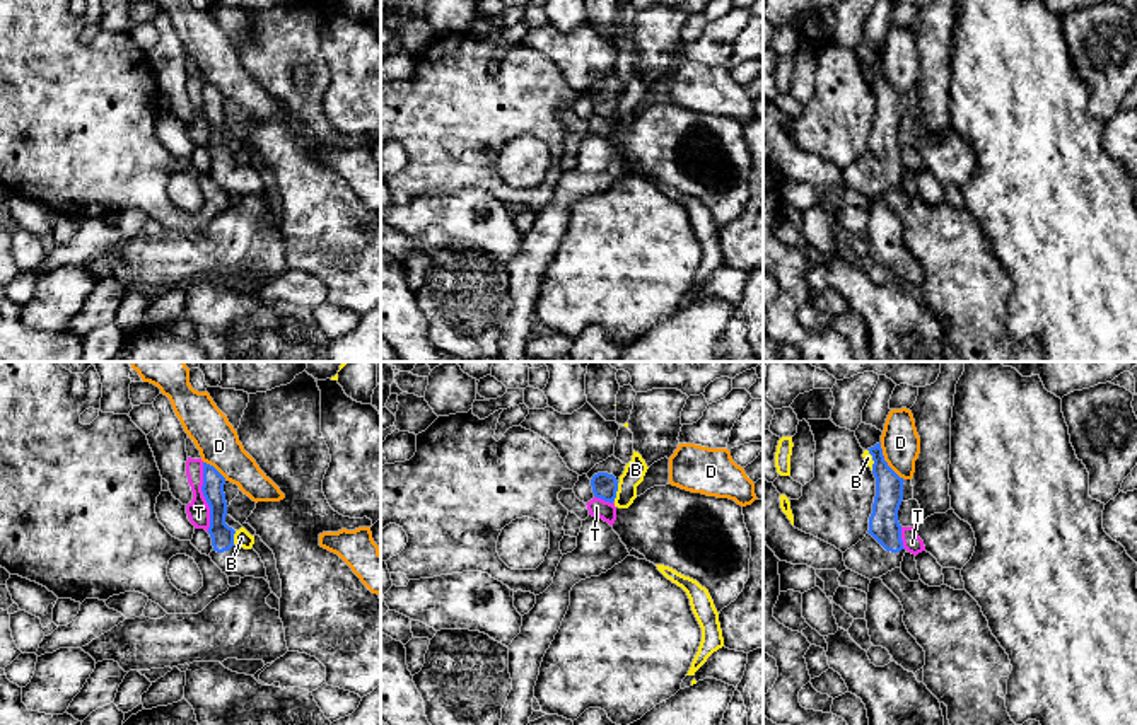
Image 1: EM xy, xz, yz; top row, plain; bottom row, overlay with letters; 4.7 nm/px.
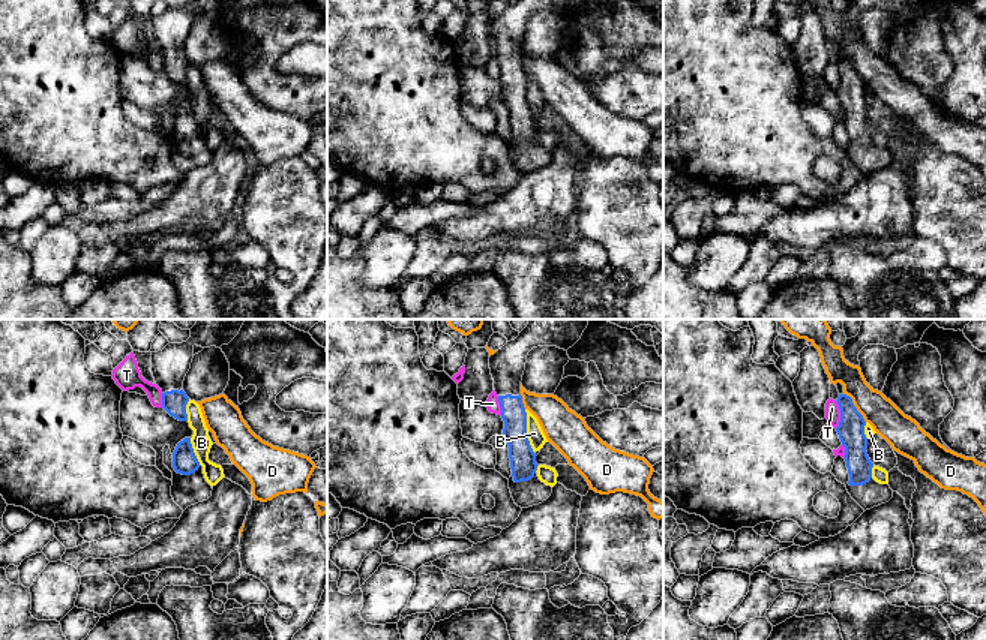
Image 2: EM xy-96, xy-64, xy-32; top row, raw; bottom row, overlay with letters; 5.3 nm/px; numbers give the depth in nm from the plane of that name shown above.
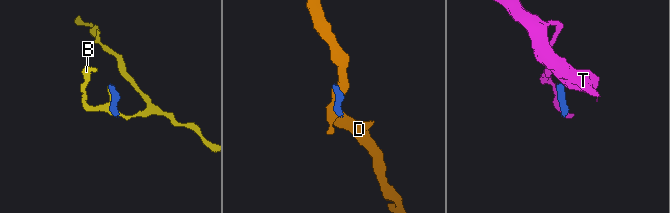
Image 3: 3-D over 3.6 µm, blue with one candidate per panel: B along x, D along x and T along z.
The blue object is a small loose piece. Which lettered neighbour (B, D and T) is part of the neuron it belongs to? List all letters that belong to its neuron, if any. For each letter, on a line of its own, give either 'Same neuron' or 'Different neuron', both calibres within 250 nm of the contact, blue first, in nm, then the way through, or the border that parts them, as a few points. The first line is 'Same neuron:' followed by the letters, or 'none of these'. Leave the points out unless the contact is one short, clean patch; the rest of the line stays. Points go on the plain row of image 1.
Same neuron: none of these
B: Different neuron. Thickness 120 nm (blue) against 100 nm. Boundary: xz (618, 101), (613, 118)
D: Different neuron. Thickness 130 nm (blue) against 190 nm. Boundary: yz (880, 60), (883, 77), (903, 98)
T: Different neuron. Thickness 110 nm (blue) against 110 nm. Boundary: xy (202, 81), (202, 113), (209, 125), (209, 149)

